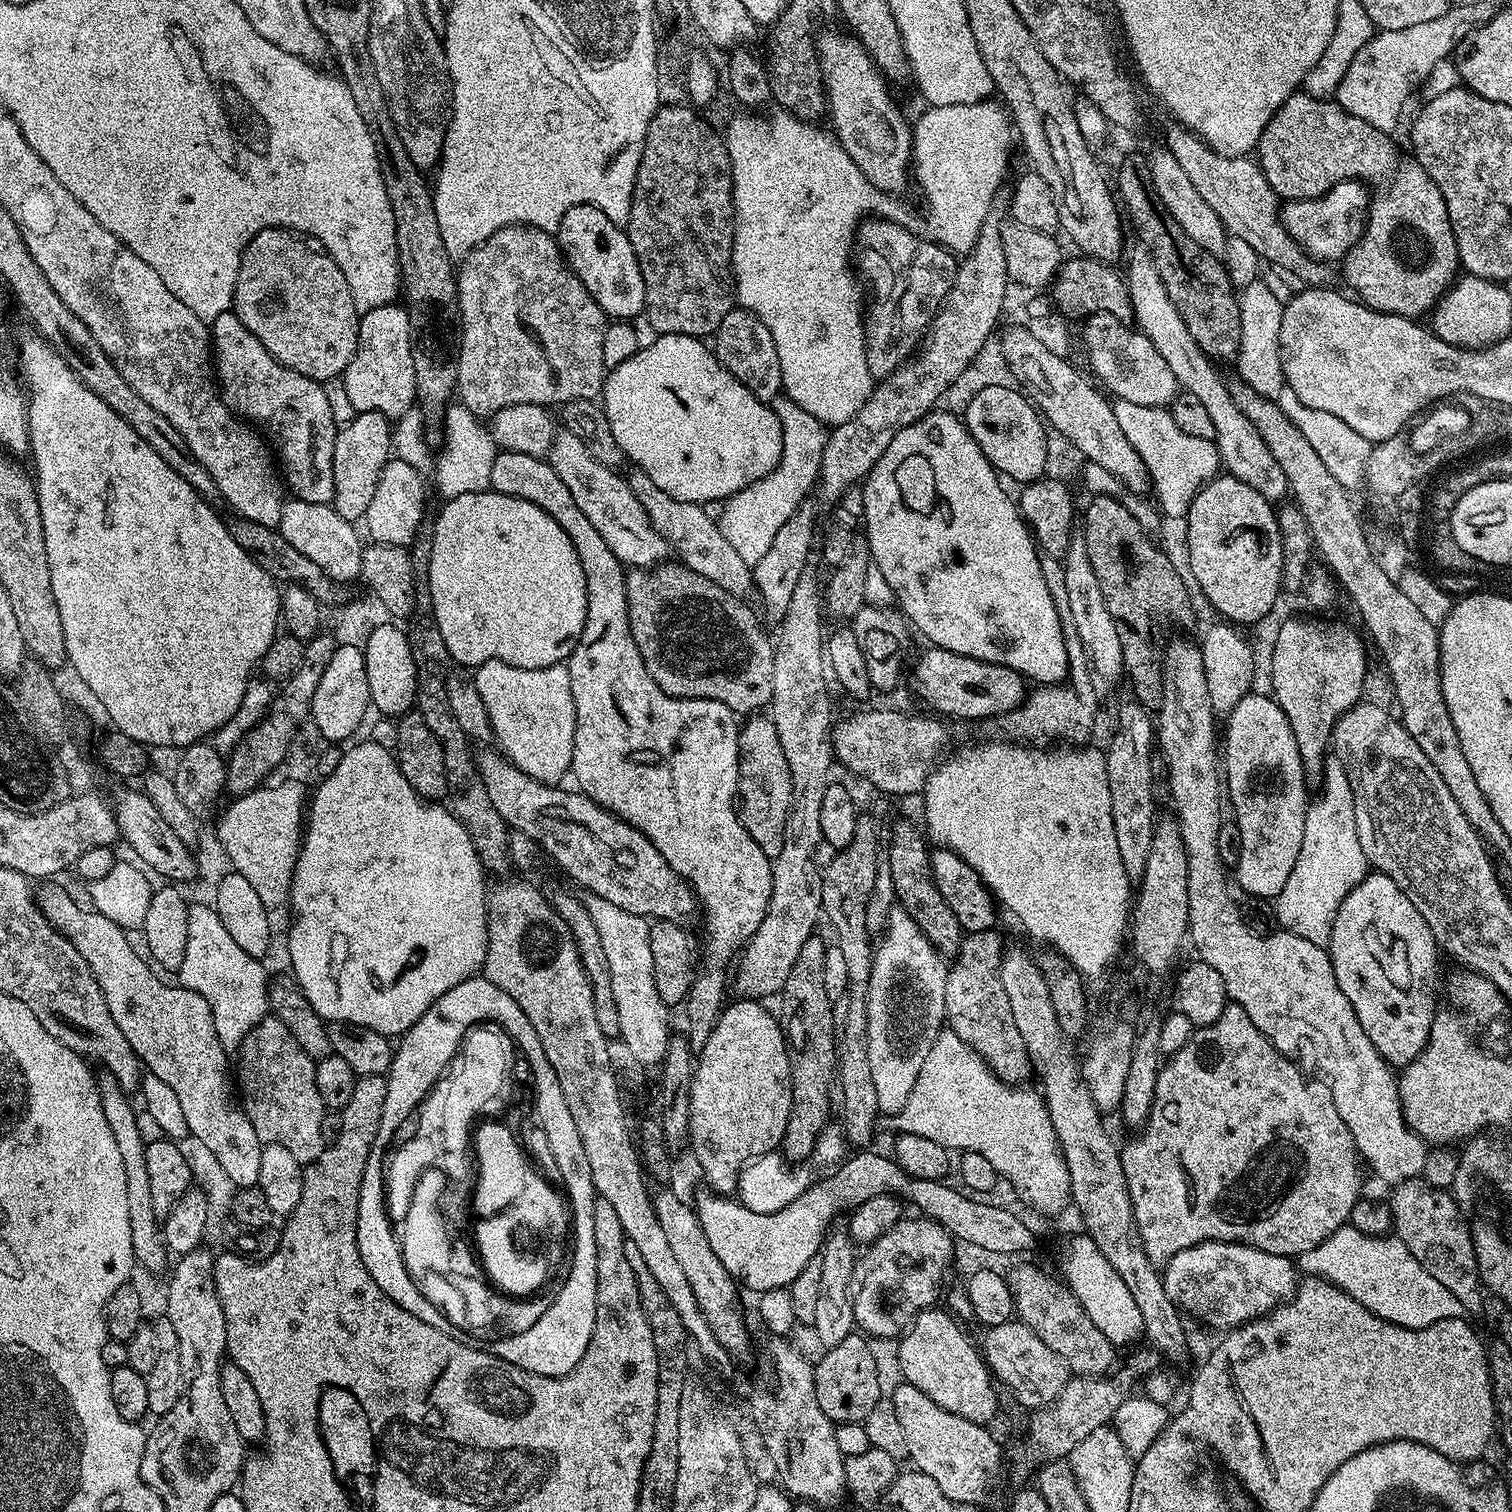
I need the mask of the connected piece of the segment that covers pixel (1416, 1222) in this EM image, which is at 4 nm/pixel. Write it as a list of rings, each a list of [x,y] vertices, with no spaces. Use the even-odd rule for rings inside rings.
[[[1405,1180],[1393,1189],[1390,1199],[1393,1231],[1419,1264],[1463,1303],[1465,1313],[1478,1316],[1484,1310],[1484,1292],[1471,1227],[1462,1216],[1461,1205],[1447,1189],[1434,1188],[1423,1180]]]

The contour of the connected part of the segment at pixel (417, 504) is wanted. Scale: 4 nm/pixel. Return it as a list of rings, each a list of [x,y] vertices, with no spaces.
[[[392,458],[382,470],[382,478],[378,478],[378,487],[374,490],[374,498],[366,509],[362,524],[368,527],[369,541],[378,544],[389,544],[399,548],[411,545],[416,539],[416,531],[425,523],[424,516],[424,480],[421,469],[410,466],[410,462]]]

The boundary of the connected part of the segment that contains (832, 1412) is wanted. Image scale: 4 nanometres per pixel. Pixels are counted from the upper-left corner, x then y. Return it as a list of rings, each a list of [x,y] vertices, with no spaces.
[[[854,1330],[842,1338],[838,1346],[827,1349],[823,1354],[825,1356],[814,1364],[814,1394],[818,1394],[818,1406],[822,1406],[822,1414],[826,1414],[826,1418],[830,1418],[835,1425],[863,1424],[866,1414],[870,1414],[870,1410],[874,1410],[882,1398],[878,1369],[869,1341]]]

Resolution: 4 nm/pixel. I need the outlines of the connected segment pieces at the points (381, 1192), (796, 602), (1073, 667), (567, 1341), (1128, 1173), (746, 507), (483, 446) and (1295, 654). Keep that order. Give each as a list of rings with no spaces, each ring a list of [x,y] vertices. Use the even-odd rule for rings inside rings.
[[[482,974],[472,976],[466,982],[458,982],[454,990],[446,990],[410,1026],[410,1030],[399,1037],[392,1053],[392,1067],[386,1073],[388,1085],[386,1086],[386,1102],[382,1105],[382,1122],[378,1126],[378,1134],[372,1143],[370,1158],[366,1162],[366,1174],[362,1174],[362,1190],[358,1198],[358,1254],[362,1254],[362,1262],[374,1282],[382,1289],[382,1294],[390,1298],[406,1314],[414,1314],[426,1326],[434,1326],[434,1330],[445,1330],[446,1321],[444,1313],[424,1296],[423,1287],[413,1280],[408,1268],[404,1265],[404,1252],[400,1248],[397,1233],[392,1233],[393,1221],[389,1219],[388,1208],[385,1204],[384,1161],[386,1149],[384,1147],[393,1143],[392,1135],[399,1130],[400,1124],[413,1119],[414,1113],[420,1104],[427,1098],[428,1093],[444,1076],[446,1069],[453,1063],[453,1057],[460,1048],[460,1041],[469,1029],[485,1022],[498,1024],[509,1033],[512,1038],[524,1036],[530,1046],[538,1045],[538,1034],[534,1026],[530,1026],[530,1018],[522,1014],[522,1006],[510,998],[494,982],[487,980]]]
[[[806,570],[798,578],[798,583],[794,585],[794,594],[790,597],[790,606],[786,606],[786,614],[783,620],[779,621],[778,628],[780,633],[774,636],[774,690],[772,691],[772,699],[770,701],[770,719],[774,722],[774,726],[778,730],[778,742],[782,742],[782,750],[786,750],[786,762],[790,766],[790,782],[792,783],[792,805],[790,806],[790,814],[786,818],[786,830],[784,831],[784,841],[782,842],[782,854],[778,854],[772,860],[772,889],[770,890],[770,902],[766,910],[766,918],[762,918],[762,922],[758,926],[758,930],[753,934],[751,940],[744,945],[738,956],[738,964],[740,960],[740,969],[736,972],[736,996],[747,998],[749,1000],[763,1001],[764,996],[775,997],[780,989],[784,987],[786,978],[790,978],[790,970],[794,970],[794,961],[798,958],[798,954],[802,951],[802,945],[806,943],[806,938],[810,938],[816,931],[816,923],[822,920],[822,868],[818,863],[816,865],[816,851],[822,847],[823,834],[821,823],[819,822],[819,814],[821,813],[822,798],[825,797],[826,790],[830,783],[828,775],[832,772],[832,764],[834,768],[834,753],[832,750],[832,729],[834,727],[834,715],[832,716],[832,700],[828,697],[829,677],[826,675],[826,656],[822,651],[822,636],[820,640],[820,612],[822,616],[822,584],[816,581],[816,576],[812,570]]]
[[[1041,555],[1042,579],[1046,581],[1046,590],[1050,590],[1050,599],[1054,601],[1054,610],[1058,610],[1058,618],[1064,635],[1064,645],[1068,655],[1068,679],[1066,682],[1048,682],[1027,693],[1021,704],[1004,716],[999,717],[998,724],[1009,741],[1025,746],[1052,746],[1057,742],[1067,742],[1072,746],[1080,746],[1092,732],[1096,724],[1096,692],[1097,685],[1092,679],[1088,667],[1086,650],[1082,650],[1082,641],[1078,638],[1068,592],[1066,590],[1066,572],[1064,565],[1055,556]]]
[[[533,1050],[528,1056],[528,1064],[532,1067],[532,1084],[536,1087],[534,1112],[550,1138],[551,1149],[561,1172],[562,1186],[565,1188],[563,1191],[570,1201],[570,1220],[574,1228],[576,1224],[576,1249],[572,1252],[572,1269],[567,1269],[565,1286],[557,1300],[534,1326],[509,1334],[508,1344],[502,1347],[500,1352],[506,1362],[522,1366],[522,1370],[530,1374],[564,1376],[574,1370],[574,1366],[578,1366],[594,1334],[598,1298],[598,1266],[594,1246],[594,1202],[597,1194],[594,1178],[590,1174],[590,1161],[582,1147],[582,1138],[578,1138],[578,1126],[574,1126],[574,1118],[566,1106],[566,1098],[562,1095],[558,1074],[554,1074],[554,1066],[550,1066],[550,1058],[546,1058],[542,1051]]]
[[[1231,1002],[1226,1004],[1221,1017],[1216,1022],[1195,1029],[1194,1042],[1182,1046],[1163,1061],[1158,1082],[1154,1086],[1152,1109],[1142,1131],[1137,1136],[1140,1136],[1137,1140],[1130,1141],[1126,1146],[1123,1145],[1120,1161],[1124,1167],[1126,1186],[1134,1210],[1136,1234],[1150,1262],[1157,1266],[1167,1264],[1182,1250],[1207,1240],[1228,1240],[1232,1244],[1250,1244],[1270,1254],[1298,1258],[1306,1250],[1314,1250],[1314,1246],[1326,1242],[1326,1238],[1330,1238],[1334,1230],[1345,1227],[1349,1223],[1355,1204],[1362,1199],[1360,1153],[1356,1150],[1356,1143],[1350,1130],[1346,1130],[1346,1122],[1342,1122],[1342,1114],[1338,1114],[1334,1106],[1334,1098],[1330,1098],[1330,1090],[1321,1080],[1313,1080],[1298,1065],[1287,1060],[1264,1037],[1262,1030],[1258,1030],[1258,1026],[1250,1022],[1250,1014],[1246,1014],[1242,1006]]]
[[[779,395],[770,401],[778,422],[782,422],[782,458],[778,458],[778,466],[770,474],[766,474],[758,482],[746,486],[738,494],[724,501],[722,516],[718,520],[722,534],[726,534],[726,542],[738,550],[742,562],[753,565],[770,550],[770,542],[774,542],[774,534],[786,526],[786,522],[800,505],[805,503],[808,491],[817,485],[822,462],[822,450],[826,450],[829,429],[814,414],[802,410],[798,402],[786,395]]]
[[[449,403],[444,413],[444,441],[436,460],[436,488],[444,498],[486,492],[490,488],[490,470],[494,470],[496,439],[469,408]]]
[[[1296,616],[1293,620],[1288,620],[1276,632],[1276,641],[1272,644],[1272,688],[1274,699],[1278,702],[1278,706],[1282,706],[1282,710],[1286,714],[1286,718],[1290,722],[1290,730],[1294,730],[1294,742],[1298,742],[1298,754],[1302,754],[1302,766],[1304,774],[1309,785],[1316,786],[1323,781],[1324,778],[1324,762],[1330,752],[1332,742],[1332,731],[1336,728],[1336,723],[1340,721],[1343,712],[1349,712],[1354,705],[1361,703],[1364,692],[1364,679],[1368,676],[1368,656],[1364,653],[1364,644],[1360,641],[1360,636],[1352,628],[1347,628],[1344,624],[1335,624],[1332,620],[1324,620],[1328,618],[1316,618],[1320,620],[1311,620],[1308,616]]]

